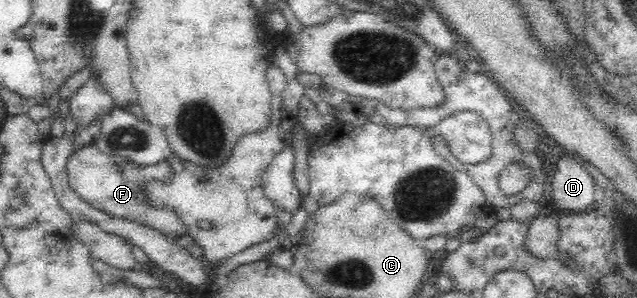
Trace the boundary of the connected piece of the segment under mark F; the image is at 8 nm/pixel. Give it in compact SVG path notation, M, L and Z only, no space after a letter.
M92 143L80 146L69 154L66 171L69 187L79 195L79 199L93 205L95 209L109 216L155 228L171 239L189 236L188 226L183 224L176 210L168 206L153 206L144 194L144 186L148 182L168 183L174 176L174 170L166 158L152 165L139 166L125 157L107 155Z

